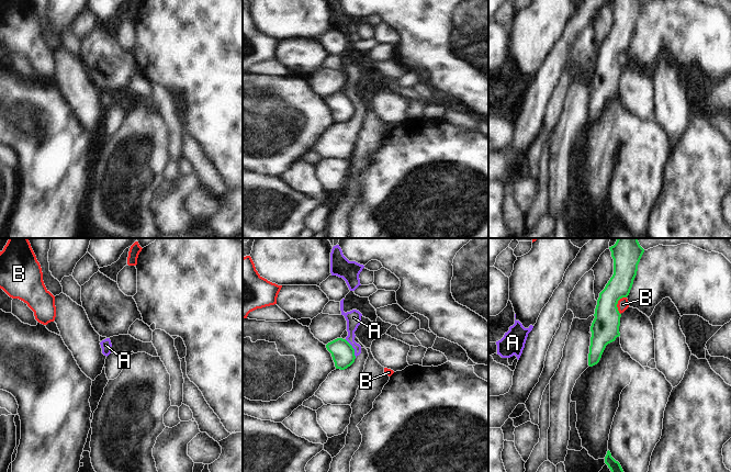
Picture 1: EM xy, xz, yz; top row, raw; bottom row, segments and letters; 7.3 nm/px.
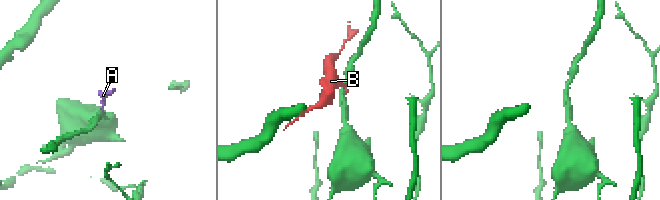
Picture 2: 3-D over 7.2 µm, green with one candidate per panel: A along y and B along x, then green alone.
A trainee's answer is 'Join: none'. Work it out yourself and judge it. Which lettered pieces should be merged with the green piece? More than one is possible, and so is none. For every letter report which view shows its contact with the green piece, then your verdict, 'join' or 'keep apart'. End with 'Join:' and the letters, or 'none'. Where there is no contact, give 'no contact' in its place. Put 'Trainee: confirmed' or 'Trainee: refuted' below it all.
A: meets green in xz; keep apart
B: meets green in yz; keep apart
Join: none
Trainee: confirmed

